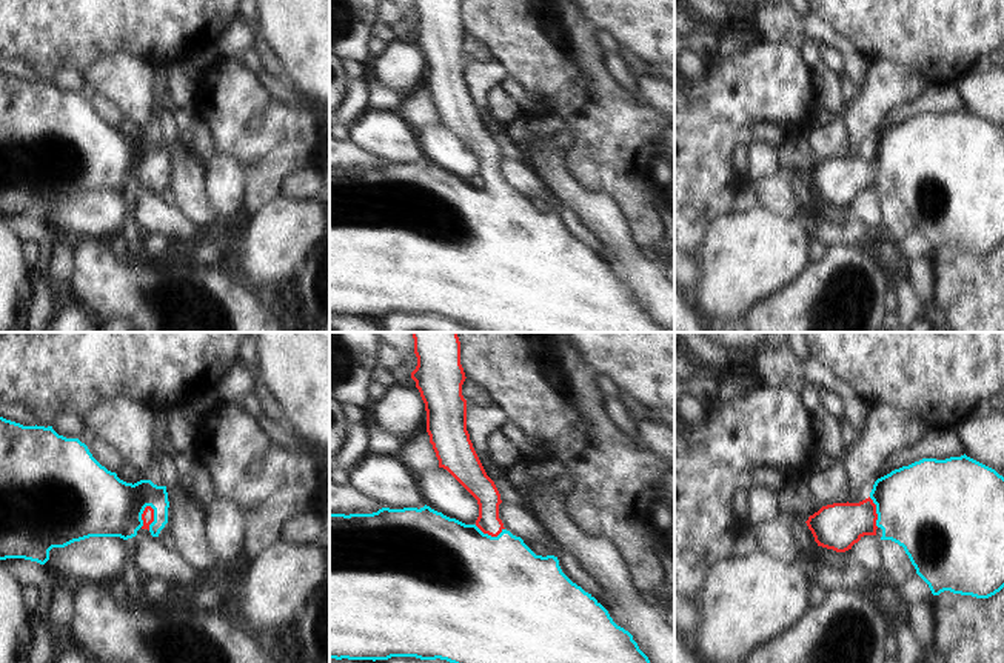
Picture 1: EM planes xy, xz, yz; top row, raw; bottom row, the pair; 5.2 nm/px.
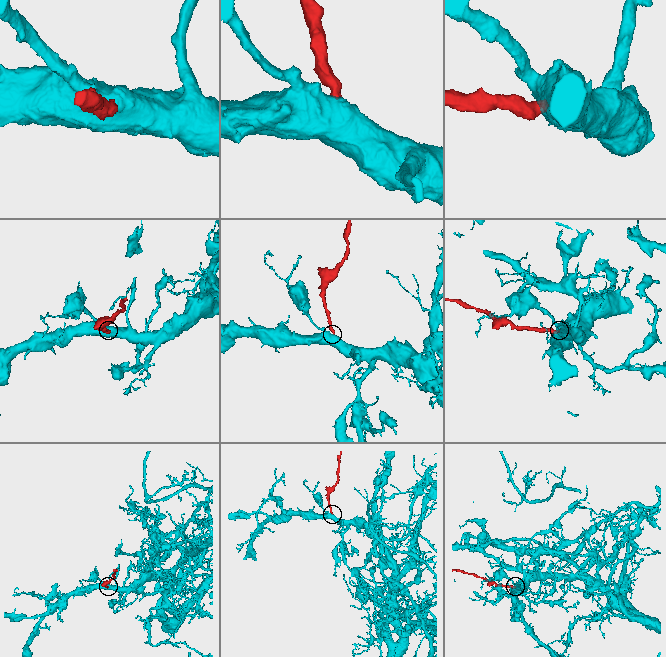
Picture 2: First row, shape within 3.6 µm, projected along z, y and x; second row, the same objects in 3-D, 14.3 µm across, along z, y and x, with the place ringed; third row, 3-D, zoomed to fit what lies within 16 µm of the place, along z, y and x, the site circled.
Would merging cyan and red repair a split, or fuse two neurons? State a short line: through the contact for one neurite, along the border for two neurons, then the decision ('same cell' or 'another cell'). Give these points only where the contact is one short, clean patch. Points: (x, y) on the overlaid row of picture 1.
xy (108, 506), (150, 506), (154, 517), (148, 514) | same cell

